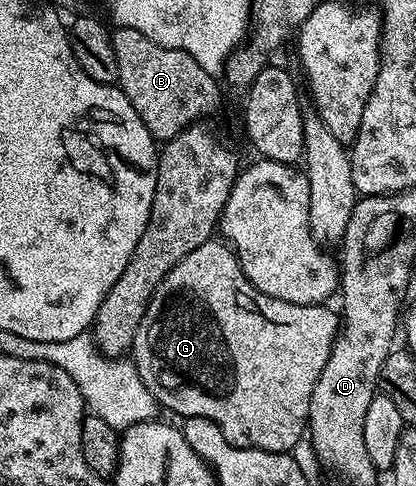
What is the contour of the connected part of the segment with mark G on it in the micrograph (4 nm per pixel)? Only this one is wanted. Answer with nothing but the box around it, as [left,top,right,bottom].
[129,237,341,453]

